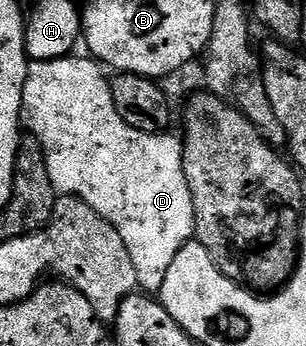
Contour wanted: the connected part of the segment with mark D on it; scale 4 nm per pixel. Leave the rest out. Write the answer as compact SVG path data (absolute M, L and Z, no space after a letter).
M67 57L30 63L30 68L24 81L24 89L22 90L22 114L25 126L27 123L30 126L27 127L29 134L40 141L42 152L48 165L48 177L52 181L55 192L58 195L75 195L77 199L82 199L88 205L92 205L92 209L96 209L96 213L100 213L100 217L104 217L104 221L108 221L114 226L116 233L120 233L120 241L124 241L124 245L132 257L132 265L136 265L136 277L138 278L139 288L146 293L161 292L164 285L164 276L168 273L168 265L172 265L172 260L176 258L176 253L180 253L180 249L184 249L184 245L194 239L194 210L192 209L192 193L188 189L188 181L184 177L183 140L179 136L177 139L174 135L162 135L166 133L141 131L139 127L134 127L131 123L127 123L126 118L118 112L116 105L112 101L110 79L108 75L105 75L107 72L93 58L74 58Z

